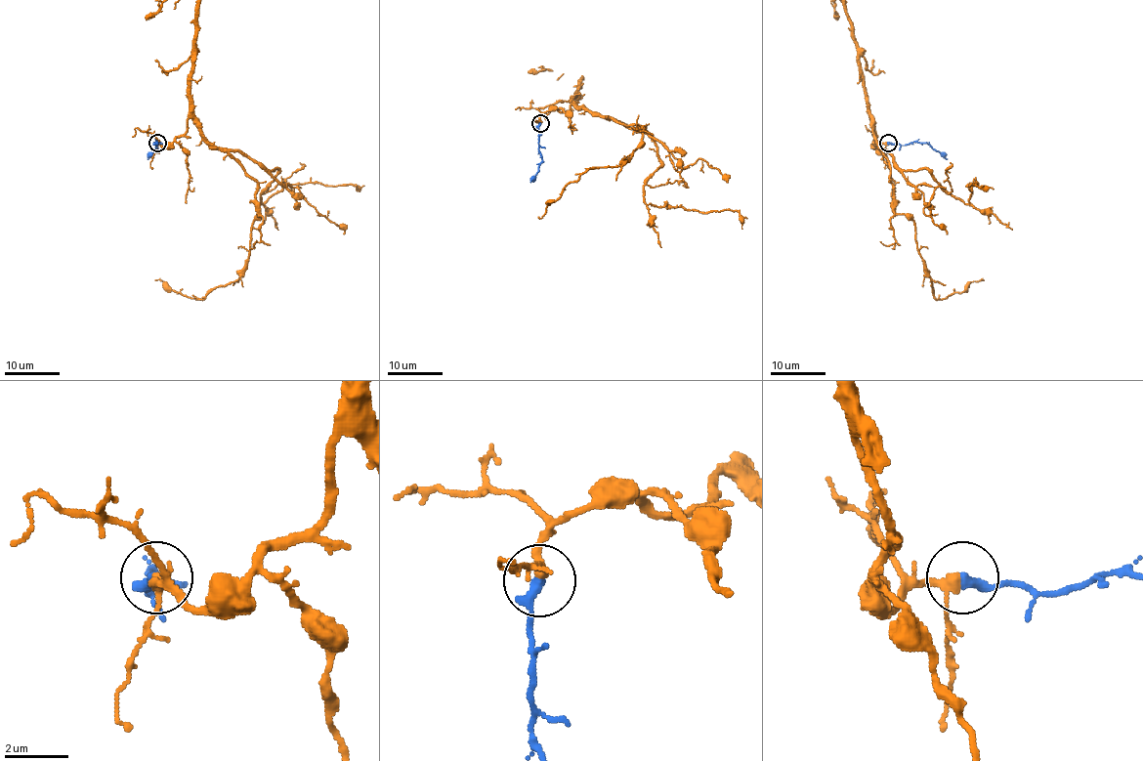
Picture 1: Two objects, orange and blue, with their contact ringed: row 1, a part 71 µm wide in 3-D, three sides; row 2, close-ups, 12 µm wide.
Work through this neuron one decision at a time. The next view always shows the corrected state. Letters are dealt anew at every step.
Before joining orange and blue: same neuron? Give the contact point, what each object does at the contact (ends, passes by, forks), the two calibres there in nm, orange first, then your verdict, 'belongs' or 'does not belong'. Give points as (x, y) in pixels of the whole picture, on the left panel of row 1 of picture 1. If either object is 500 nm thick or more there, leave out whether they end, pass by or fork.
place (157, 143); orange passes by; blue ends; calibres 260 and 360 nm; belongs

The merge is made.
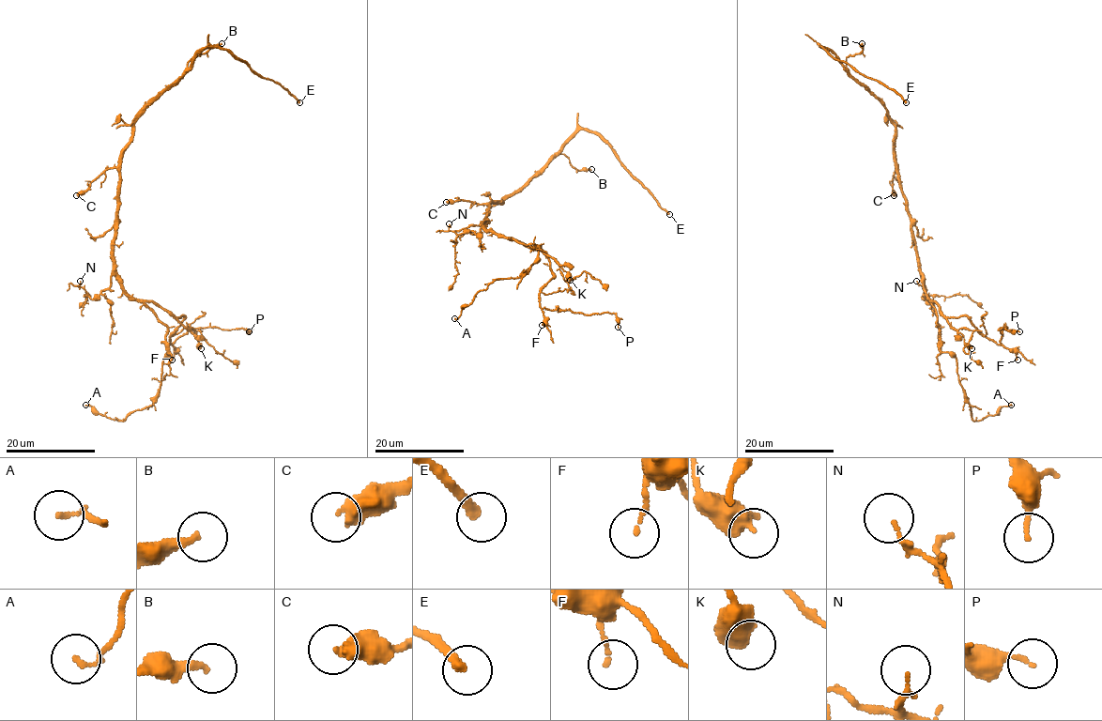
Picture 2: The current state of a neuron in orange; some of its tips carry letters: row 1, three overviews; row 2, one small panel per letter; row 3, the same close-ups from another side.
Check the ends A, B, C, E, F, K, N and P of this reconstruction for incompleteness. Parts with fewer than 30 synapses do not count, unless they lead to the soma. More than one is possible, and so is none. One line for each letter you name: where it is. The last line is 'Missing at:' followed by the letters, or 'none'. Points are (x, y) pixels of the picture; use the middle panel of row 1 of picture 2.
C: (446, 202)
E: (669, 214)
Missing at: C, E

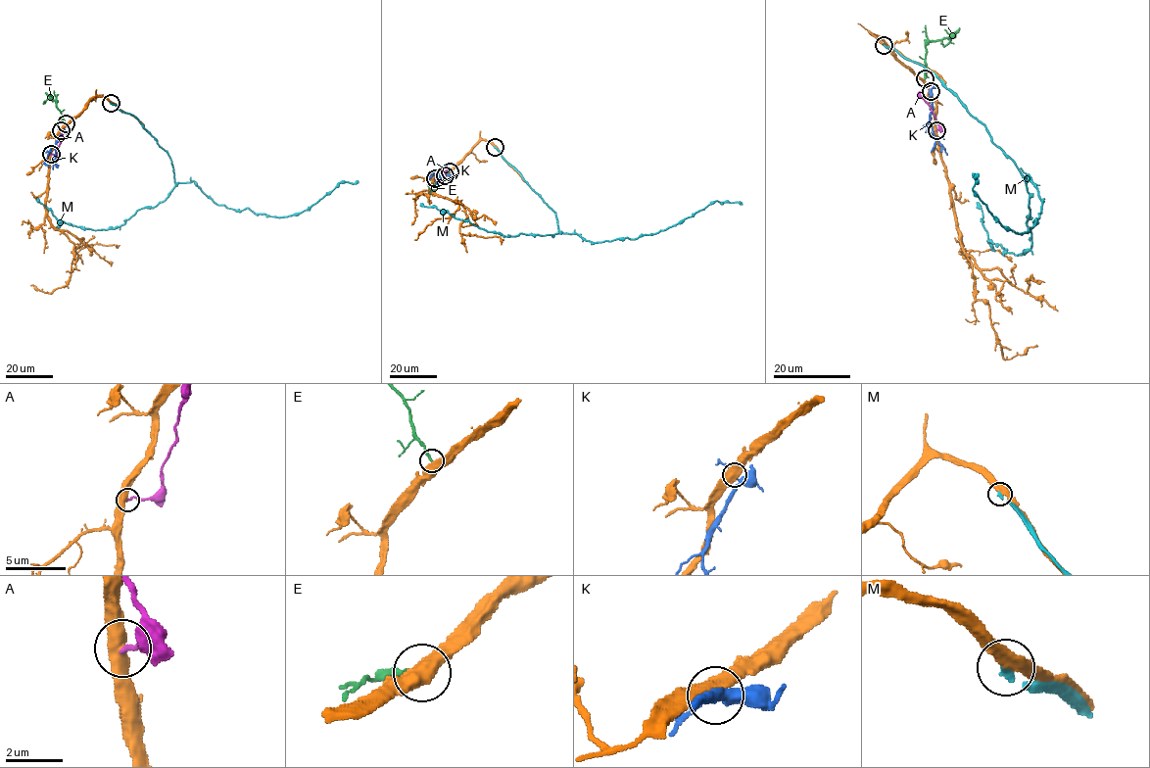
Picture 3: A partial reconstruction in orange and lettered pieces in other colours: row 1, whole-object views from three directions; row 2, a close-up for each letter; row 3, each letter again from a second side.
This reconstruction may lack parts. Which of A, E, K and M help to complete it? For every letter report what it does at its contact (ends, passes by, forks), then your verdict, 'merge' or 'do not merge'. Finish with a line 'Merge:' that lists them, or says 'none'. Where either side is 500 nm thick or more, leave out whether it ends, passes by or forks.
A: do not merge
E: it ends | merge
K: it forks | do not merge
M: it ends | do not merge
Merge: E

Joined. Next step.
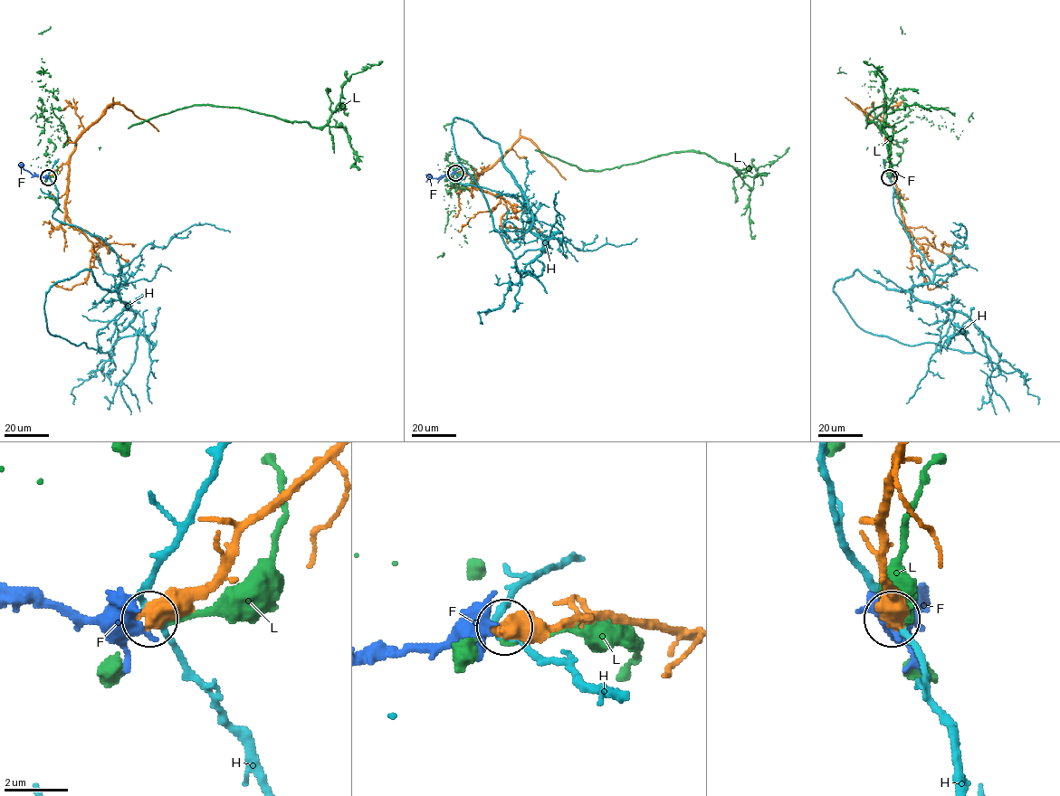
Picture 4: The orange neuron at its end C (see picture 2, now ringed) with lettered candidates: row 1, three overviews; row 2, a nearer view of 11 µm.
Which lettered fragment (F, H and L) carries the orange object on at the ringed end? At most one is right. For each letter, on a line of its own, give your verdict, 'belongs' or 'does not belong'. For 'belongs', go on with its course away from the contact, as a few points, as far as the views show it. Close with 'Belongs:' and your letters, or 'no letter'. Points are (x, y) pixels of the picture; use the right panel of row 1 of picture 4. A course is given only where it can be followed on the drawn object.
F: does not belong
H: does not belong
L: does not belong
Belongs: no letter

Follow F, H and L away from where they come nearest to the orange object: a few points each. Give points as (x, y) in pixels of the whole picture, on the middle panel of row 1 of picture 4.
F: (454, 173), (438, 179), (430, 175), (425, 182)
H: (455, 174), (509, 194), (531, 217), (500, 146), (457, 118), (458, 160), (513, 257), (555, 238), (566, 258)
L: (456, 174), (507, 152), (538, 150), (583, 170), (693, 151), (736, 170), (771, 165), (789, 147)

